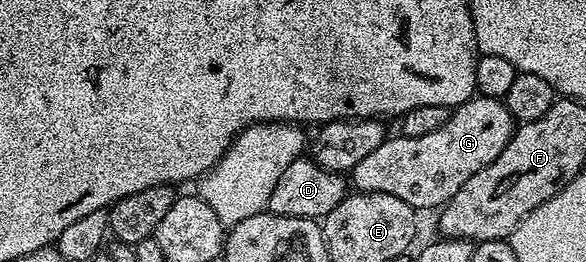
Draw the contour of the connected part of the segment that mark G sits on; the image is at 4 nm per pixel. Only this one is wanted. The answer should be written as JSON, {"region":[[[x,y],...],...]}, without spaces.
{"region":[[[472,97],[464,104],[453,107],[447,122],[432,132],[421,134],[415,138],[387,137],[386,141],[380,144],[380,148],[368,152],[368,156],[364,156],[364,160],[360,160],[360,164],[354,166],[352,171],[353,189],[358,192],[388,192],[392,196],[396,196],[396,200],[404,200],[404,204],[414,207],[418,212],[430,210],[433,206],[441,208],[446,205],[448,199],[456,196],[456,192],[460,192],[460,188],[464,188],[466,181],[472,180],[472,176],[476,176],[476,172],[480,172],[480,168],[492,164],[492,160],[496,160],[496,156],[500,156],[500,152],[504,152],[515,129],[515,120],[508,112],[503,99]]]}

